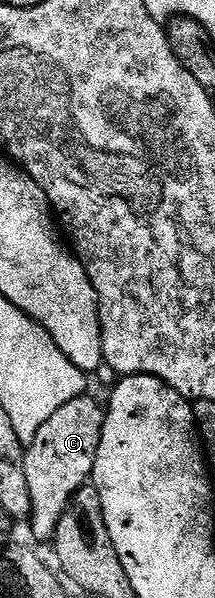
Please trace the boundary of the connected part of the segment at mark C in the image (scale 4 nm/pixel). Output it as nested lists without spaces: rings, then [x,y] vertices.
[[[83,393],[80,397],[68,401],[68,405],[60,405],[60,409],[56,409],[56,413],[52,413],[52,417],[48,417],[44,425],[40,425],[36,437],[25,448],[24,473],[28,477],[28,493],[30,494],[28,524],[30,523],[30,531],[36,538],[53,540],[71,497],[91,482],[96,465],[96,453],[100,445],[100,433],[105,420],[103,404],[101,402],[98,404],[90,393]]]

